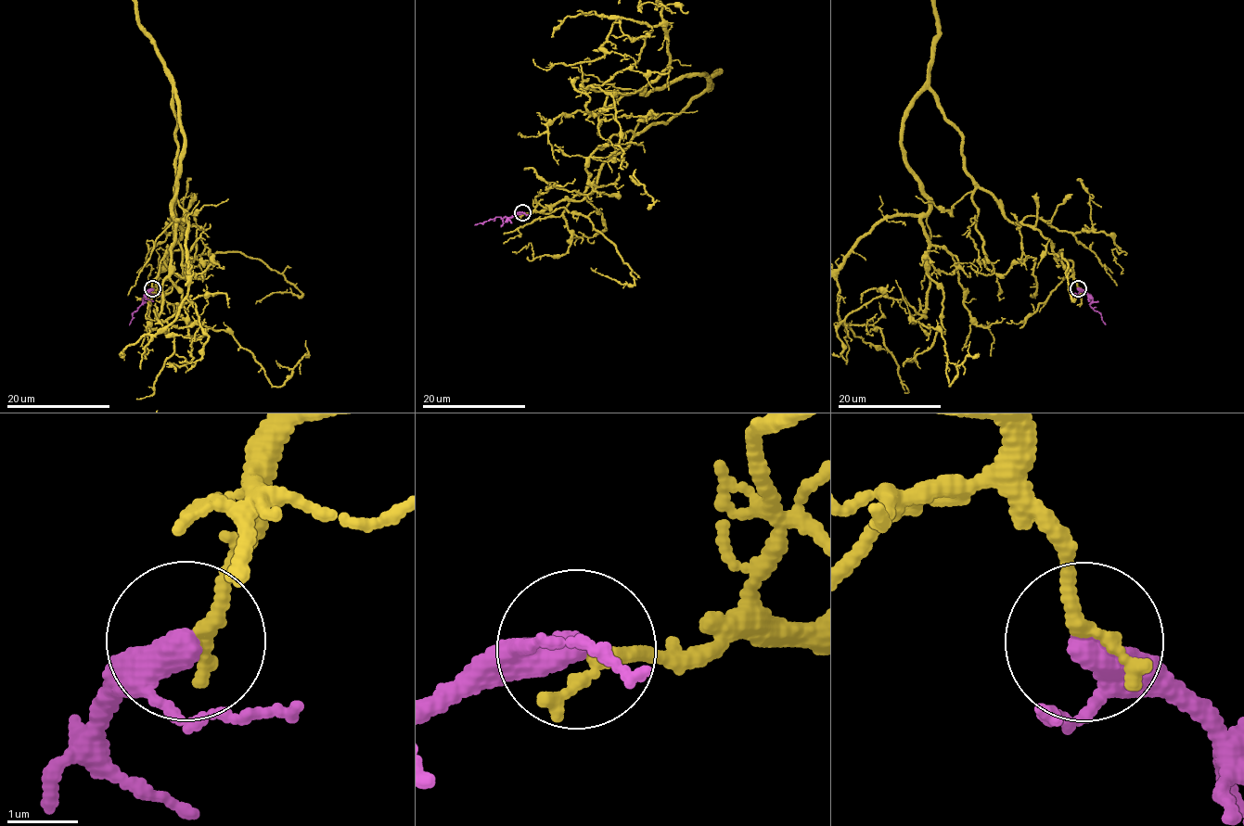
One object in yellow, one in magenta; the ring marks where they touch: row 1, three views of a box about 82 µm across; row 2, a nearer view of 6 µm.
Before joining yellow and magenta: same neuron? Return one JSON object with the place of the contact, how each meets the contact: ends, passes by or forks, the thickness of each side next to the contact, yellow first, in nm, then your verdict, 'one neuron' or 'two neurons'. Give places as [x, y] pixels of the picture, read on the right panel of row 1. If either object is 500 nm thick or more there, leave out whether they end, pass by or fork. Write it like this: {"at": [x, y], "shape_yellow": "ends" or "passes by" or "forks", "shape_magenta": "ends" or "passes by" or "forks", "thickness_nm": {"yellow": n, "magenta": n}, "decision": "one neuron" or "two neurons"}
{"at": [1078, 288], "shape_yellow": "passes by", "shape_magenta": "passes by", "thickness_nm": {"yellow": 170, "magenta": 340}, "decision": "one neuron"}

